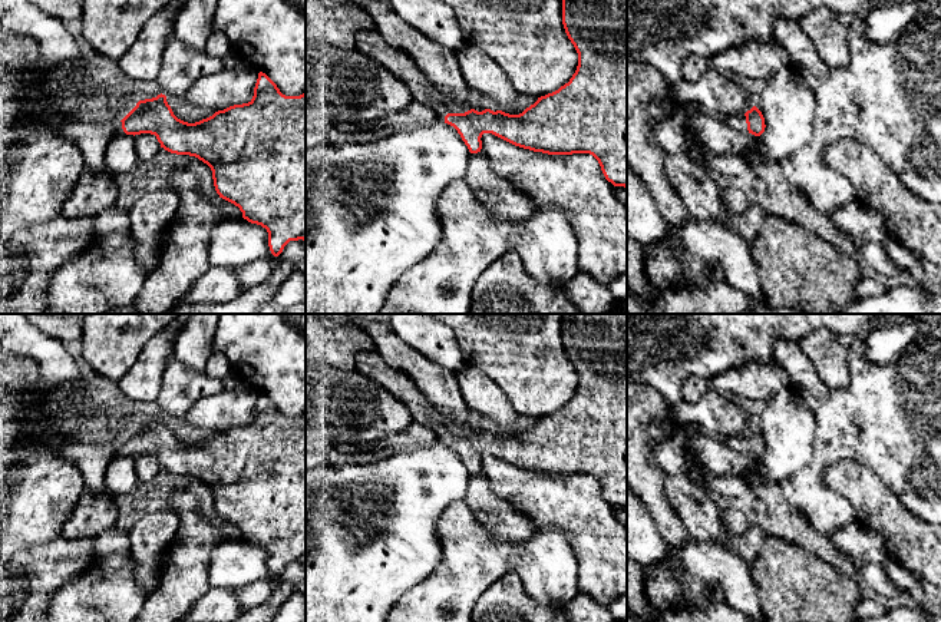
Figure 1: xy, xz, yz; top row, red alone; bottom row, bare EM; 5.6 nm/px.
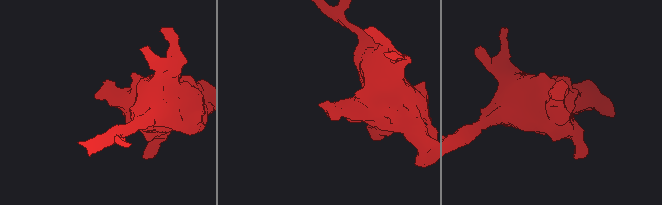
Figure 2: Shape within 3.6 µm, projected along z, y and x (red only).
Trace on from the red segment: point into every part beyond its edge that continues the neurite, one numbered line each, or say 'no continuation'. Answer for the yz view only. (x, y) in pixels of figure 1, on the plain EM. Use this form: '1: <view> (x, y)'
1: yz (738, 443)

